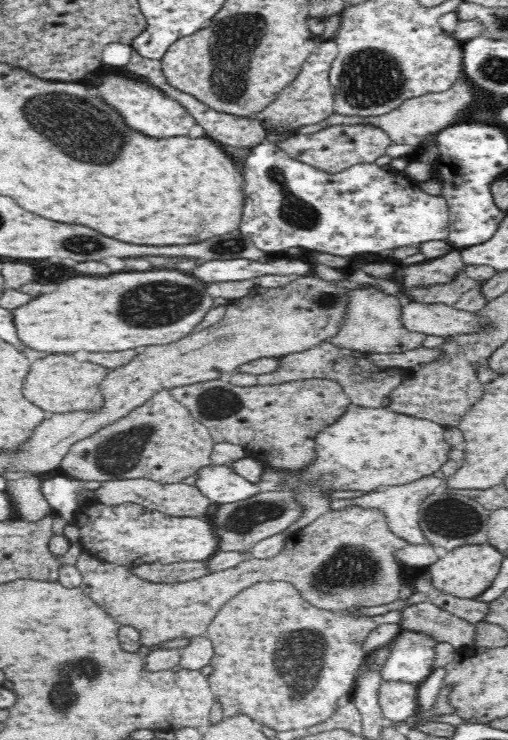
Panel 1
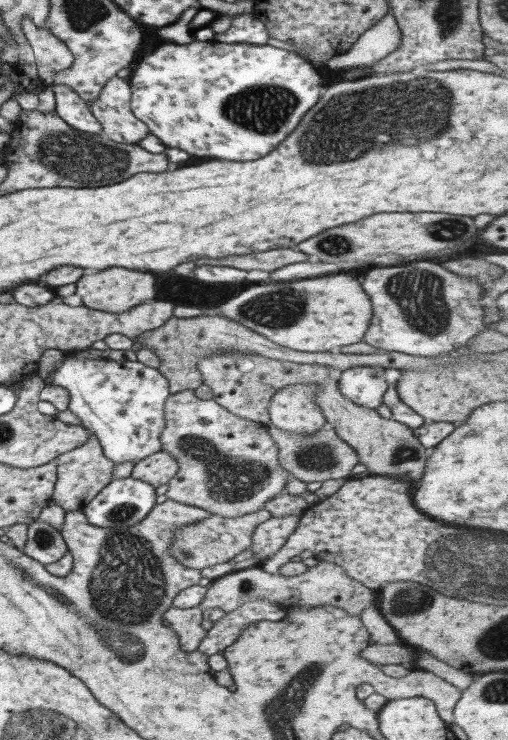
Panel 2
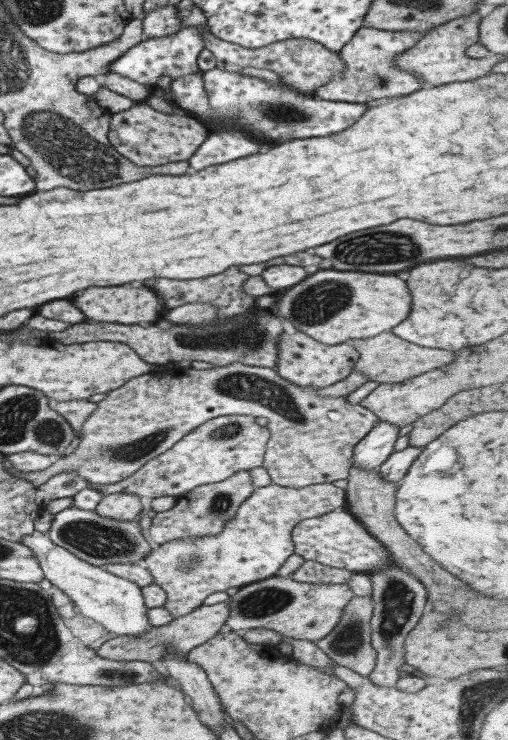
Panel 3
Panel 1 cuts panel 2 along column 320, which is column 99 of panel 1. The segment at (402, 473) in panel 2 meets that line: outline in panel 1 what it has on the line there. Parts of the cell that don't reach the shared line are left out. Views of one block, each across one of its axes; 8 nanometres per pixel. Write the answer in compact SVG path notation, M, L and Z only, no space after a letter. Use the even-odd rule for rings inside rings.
M64 353L34 361L22 382L23 395L47 414L100 410L104 406L100 383L110 370L90 361L78 361Z

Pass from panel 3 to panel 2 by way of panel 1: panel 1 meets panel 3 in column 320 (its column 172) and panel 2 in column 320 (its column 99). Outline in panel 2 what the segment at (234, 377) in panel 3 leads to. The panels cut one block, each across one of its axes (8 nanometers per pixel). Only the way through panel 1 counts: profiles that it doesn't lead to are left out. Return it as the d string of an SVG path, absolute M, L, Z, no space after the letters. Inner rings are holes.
M269 421L268 433L279 448L279 463L293 477L302 482L324 482L333 479L348 479L359 457L349 443L343 441L329 425L314 434L290 434L276 428Z

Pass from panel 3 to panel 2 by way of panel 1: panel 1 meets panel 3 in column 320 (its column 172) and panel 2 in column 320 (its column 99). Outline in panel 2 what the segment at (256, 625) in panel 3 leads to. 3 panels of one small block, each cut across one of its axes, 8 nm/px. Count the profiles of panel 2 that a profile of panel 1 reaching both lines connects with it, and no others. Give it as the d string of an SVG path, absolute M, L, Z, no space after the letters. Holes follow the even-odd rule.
M318 560L318 564L307 567L306 572L288 578L280 573L270 574L261 566L250 565L246 569L233 570L213 580L207 587L206 597L199 607L202 611L207 608L222 608L227 613L250 600L270 600L278 602L284 608L294 605L306 607L332 605L348 611L350 615L360 616L360 613L364 613L366 605L374 604L374 592L371 588L350 578L346 569L340 565L324 560Z

